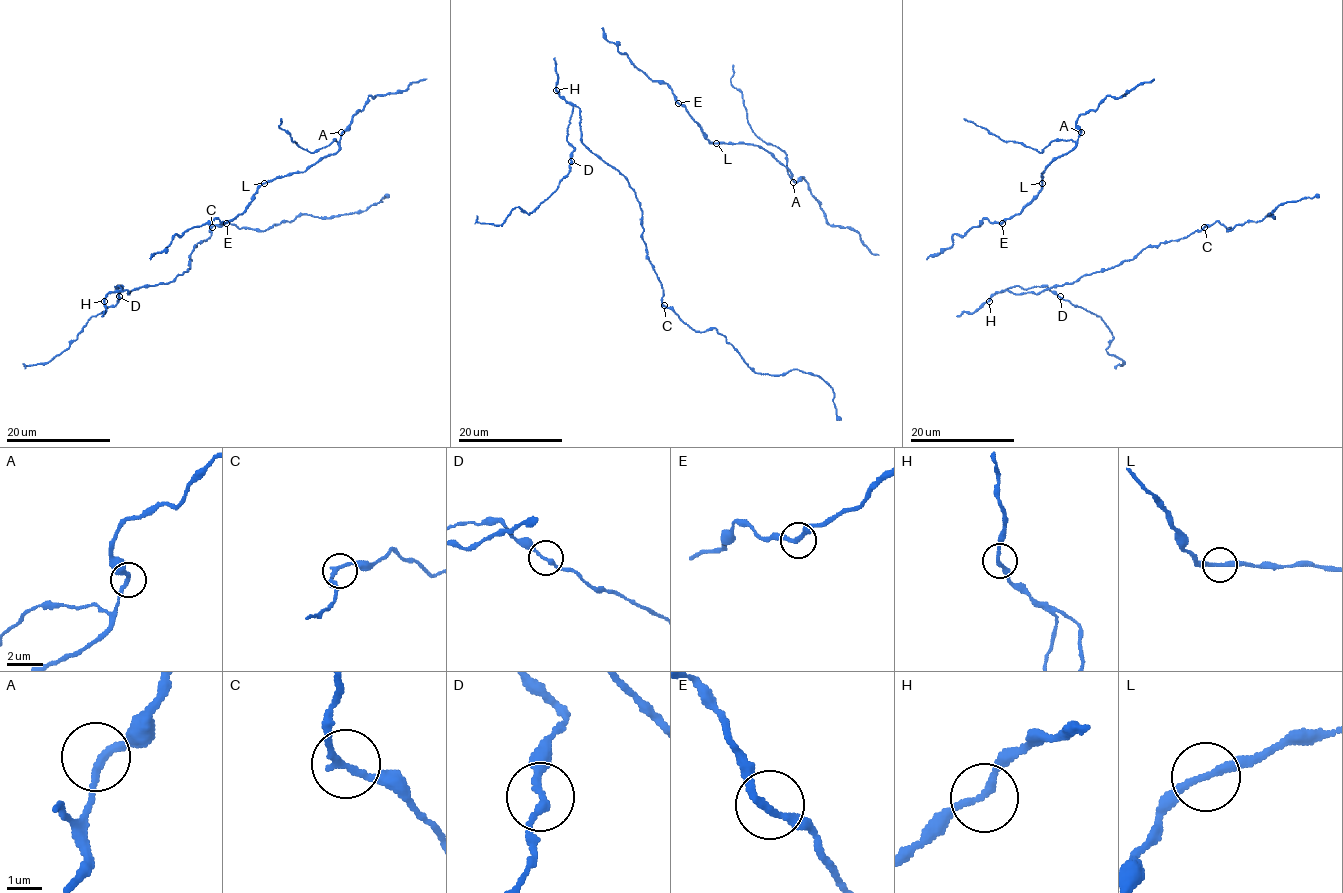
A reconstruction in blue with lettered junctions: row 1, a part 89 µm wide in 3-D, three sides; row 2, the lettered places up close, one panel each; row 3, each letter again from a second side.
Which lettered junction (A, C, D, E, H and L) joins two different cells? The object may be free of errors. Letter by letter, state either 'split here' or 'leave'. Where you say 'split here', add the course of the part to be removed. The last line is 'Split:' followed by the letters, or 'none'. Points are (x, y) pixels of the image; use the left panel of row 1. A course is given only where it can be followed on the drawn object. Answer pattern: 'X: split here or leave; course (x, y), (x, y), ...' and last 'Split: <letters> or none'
A: leave
C: leave
D: leave
E: leave
H: leave
L: leave
Split: none

